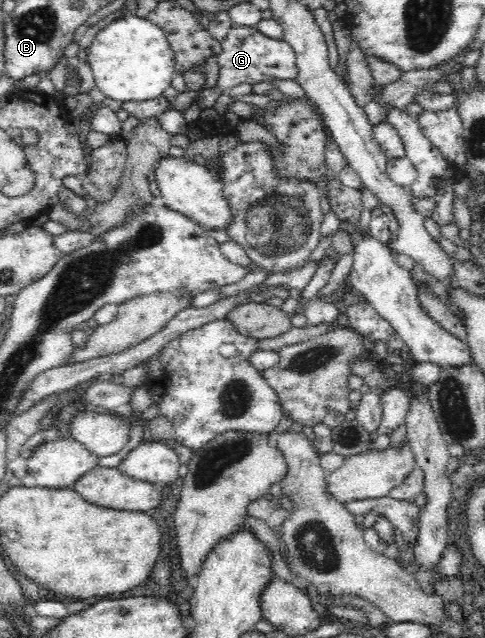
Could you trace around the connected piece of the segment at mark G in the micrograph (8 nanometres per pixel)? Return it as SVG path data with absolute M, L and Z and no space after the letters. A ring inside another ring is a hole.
M233 26L226 39L220 41L221 52L217 55L219 76L216 85L202 90L202 97L207 96L214 103L220 95L228 93L232 87L240 83L258 83L260 81L272 81L272 79L291 79L297 77L296 54L294 48L283 39L272 39L260 33L257 27Z

